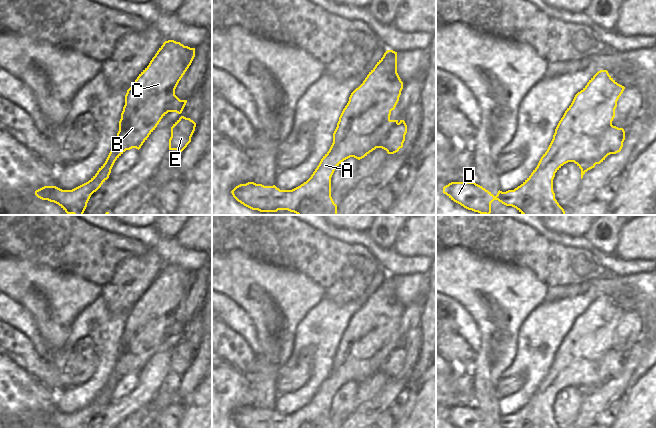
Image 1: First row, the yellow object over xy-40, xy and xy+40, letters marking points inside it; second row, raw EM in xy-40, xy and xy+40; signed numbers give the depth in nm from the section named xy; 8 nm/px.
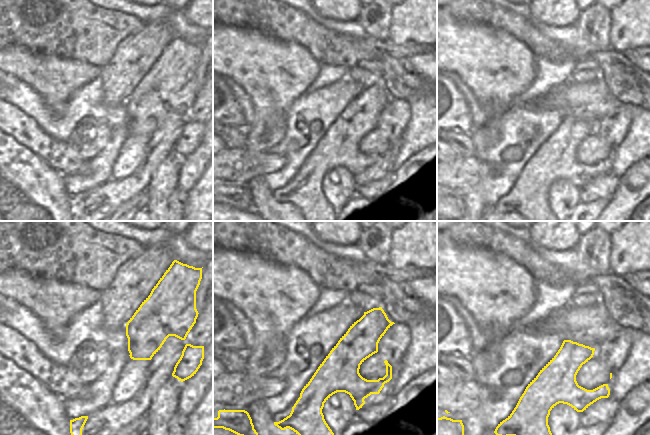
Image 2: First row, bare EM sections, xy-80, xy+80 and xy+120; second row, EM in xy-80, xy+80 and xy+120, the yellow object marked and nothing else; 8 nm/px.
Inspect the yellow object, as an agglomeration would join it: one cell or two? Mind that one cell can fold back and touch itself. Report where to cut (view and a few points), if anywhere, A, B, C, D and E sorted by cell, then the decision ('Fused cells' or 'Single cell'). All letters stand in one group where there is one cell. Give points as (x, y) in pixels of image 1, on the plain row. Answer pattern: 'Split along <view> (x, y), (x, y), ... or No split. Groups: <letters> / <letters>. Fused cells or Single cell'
Split along xy+40 (612, 349), (605, 357), (601, 369), (601, 374), (606, 379). Groups: A B C D / E. Fused cells.

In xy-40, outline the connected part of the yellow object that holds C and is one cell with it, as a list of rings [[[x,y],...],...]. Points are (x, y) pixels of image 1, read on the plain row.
[[[168,264],[163,267],[149,289],[139,298],[125,319],[125,329],[119,345],[119,355],[115,367],[97,397],[86,407],[72,413],[62,414],[56,410],[44,410],[35,415],[35,419],[56,428],[87,428],[91,419],[109,402],[115,385],[132,372],[140,373],[149,359],[155,354],[168,336],[181,338],[187,324],[180,324],[175,313],[195,281],[195,272],[184,270],[180,266]]]

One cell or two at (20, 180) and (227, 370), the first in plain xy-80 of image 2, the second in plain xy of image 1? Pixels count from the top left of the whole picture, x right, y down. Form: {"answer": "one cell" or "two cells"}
{"answer": "one cell"}

